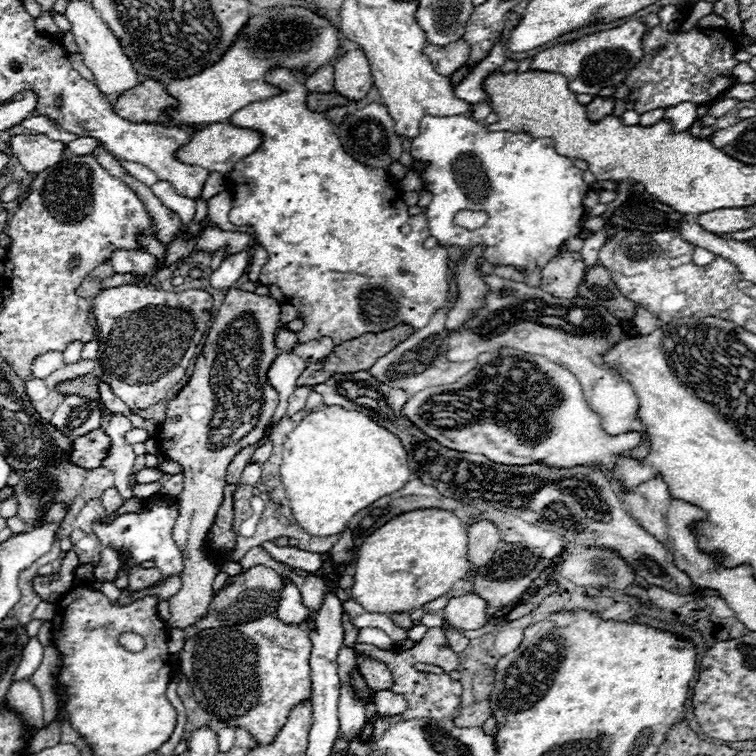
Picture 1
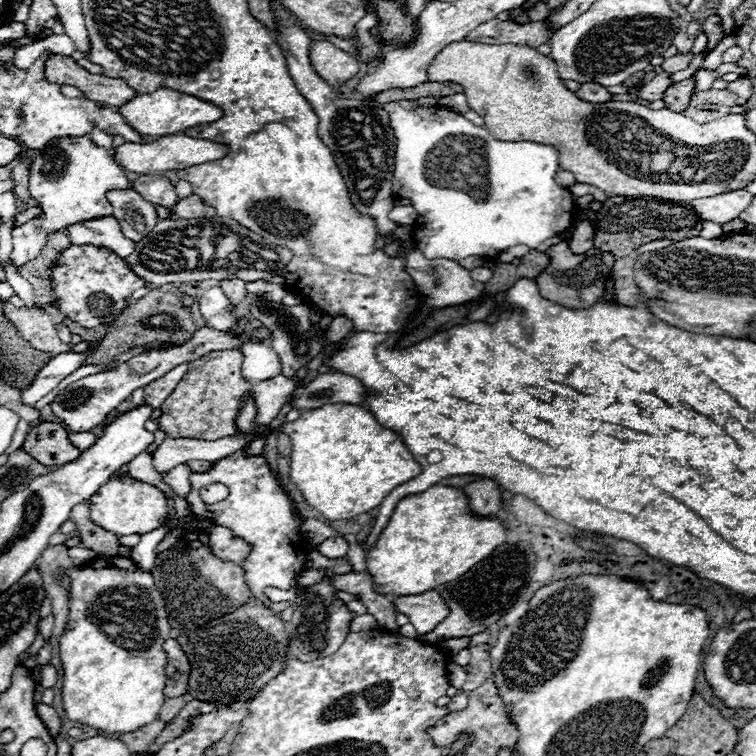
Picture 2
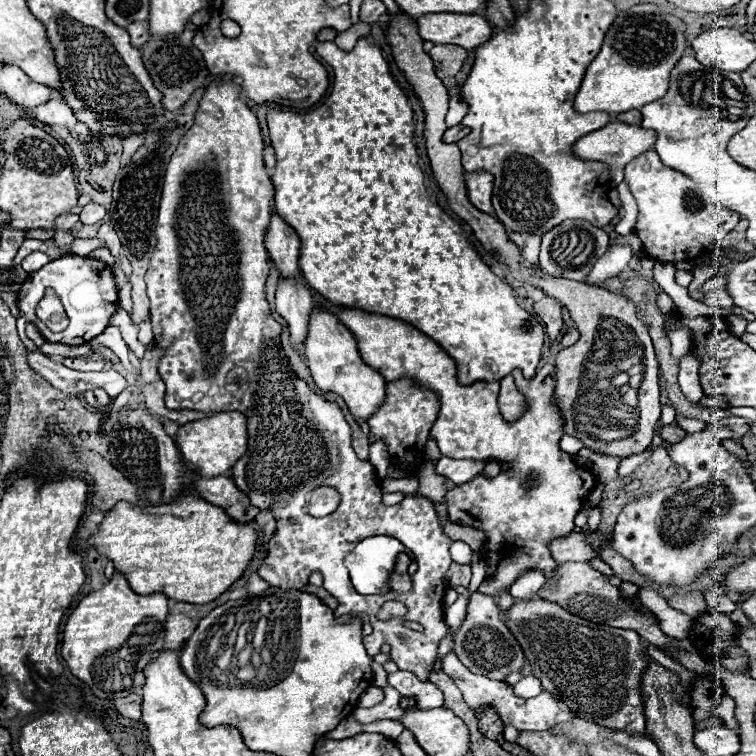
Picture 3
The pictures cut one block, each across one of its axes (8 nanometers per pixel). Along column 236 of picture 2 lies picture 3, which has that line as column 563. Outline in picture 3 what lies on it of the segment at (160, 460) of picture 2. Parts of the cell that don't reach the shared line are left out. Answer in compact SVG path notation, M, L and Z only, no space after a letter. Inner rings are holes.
M564 434L562 440L560 440L560 448L562 448L564 452L568 452L568 454L578 454L578 450L584 448L584 444L582 444L578 438Z

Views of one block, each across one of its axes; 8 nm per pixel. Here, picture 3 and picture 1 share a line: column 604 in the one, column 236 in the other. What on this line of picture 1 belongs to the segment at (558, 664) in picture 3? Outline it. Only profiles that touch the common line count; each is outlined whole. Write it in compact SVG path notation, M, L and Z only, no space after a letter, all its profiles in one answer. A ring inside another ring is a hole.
M266 616L264 620L254 620L228 628L208 628L198 630L194 636L186 638L184 648L180 652L180 666L188 682L192 682L194 698L212 714L218 722L248 730L258 744L272 744L284 722L290 716L290 710L312 698L312 682L310 682L310 638L308 632L300 626L284 624L278 618Z

